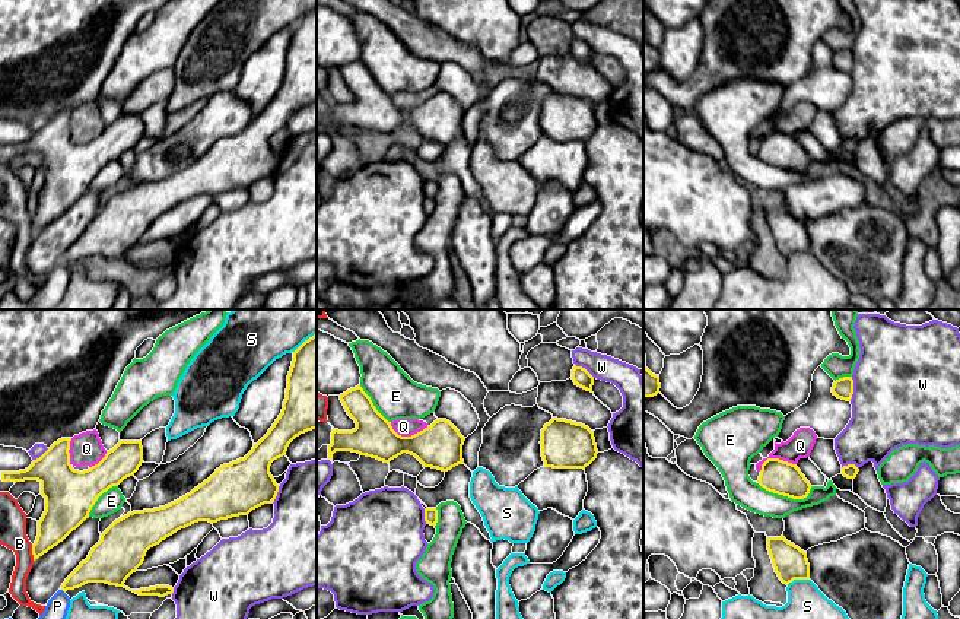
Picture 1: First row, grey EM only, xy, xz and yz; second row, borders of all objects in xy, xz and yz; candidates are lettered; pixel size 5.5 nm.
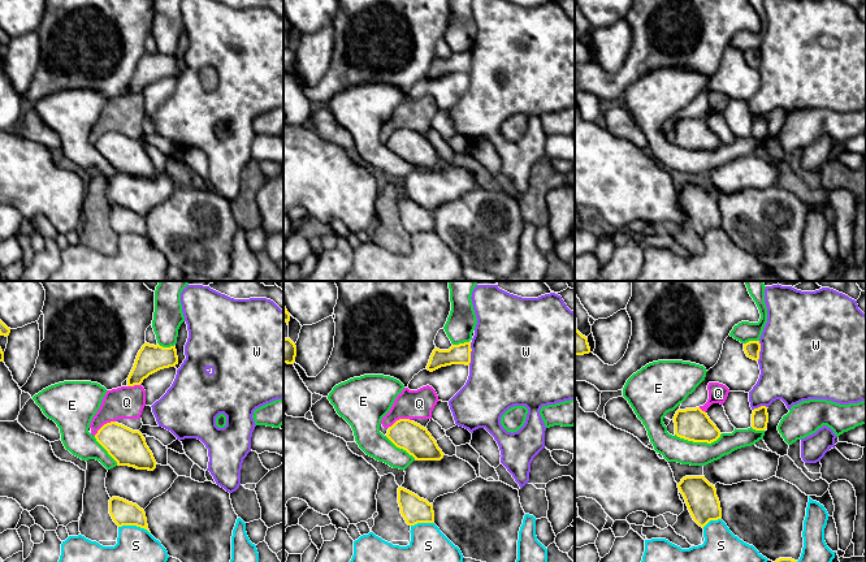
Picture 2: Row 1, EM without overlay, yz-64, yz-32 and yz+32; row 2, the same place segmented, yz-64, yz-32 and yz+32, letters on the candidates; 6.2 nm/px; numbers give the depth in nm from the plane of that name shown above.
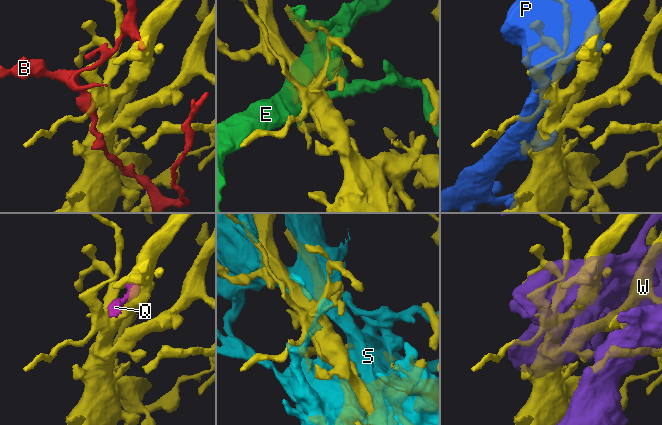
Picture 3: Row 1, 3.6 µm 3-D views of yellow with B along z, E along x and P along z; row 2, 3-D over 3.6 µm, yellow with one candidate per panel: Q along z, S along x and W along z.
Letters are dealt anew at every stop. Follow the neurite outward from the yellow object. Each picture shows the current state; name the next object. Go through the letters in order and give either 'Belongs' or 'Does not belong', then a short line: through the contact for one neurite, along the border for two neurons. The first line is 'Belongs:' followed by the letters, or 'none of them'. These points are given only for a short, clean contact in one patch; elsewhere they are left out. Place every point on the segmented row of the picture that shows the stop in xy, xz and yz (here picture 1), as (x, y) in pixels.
Belongs: Q
B: Does not belong
E: Does not belong
P: Does not belong
Q: Belongs
S: Does not belong
W: Does not belong

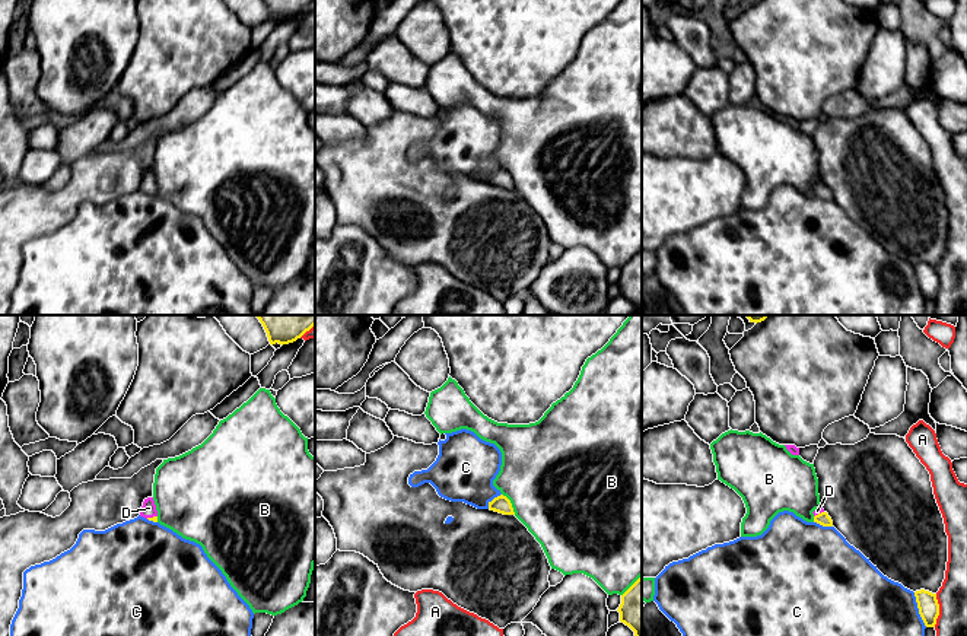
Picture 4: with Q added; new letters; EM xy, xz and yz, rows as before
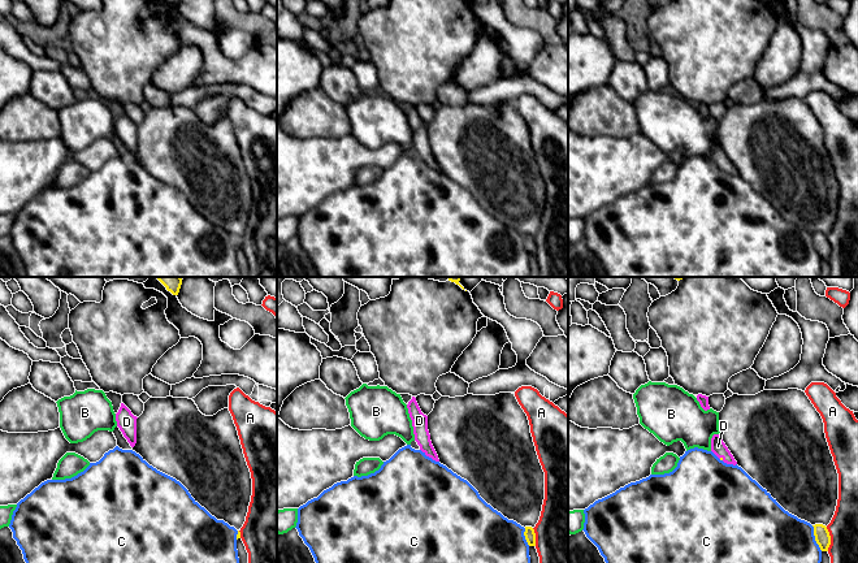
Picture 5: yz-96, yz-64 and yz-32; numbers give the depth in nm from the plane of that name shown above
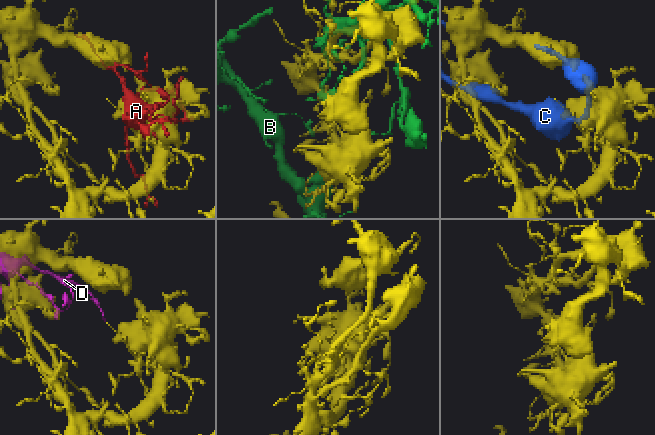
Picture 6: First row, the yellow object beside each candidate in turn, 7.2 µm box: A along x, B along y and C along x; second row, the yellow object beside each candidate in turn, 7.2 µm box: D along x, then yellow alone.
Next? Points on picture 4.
Belongs: none of them
A: Does not belong
B: Does not belong
C: Does not belong
D: Does not belong

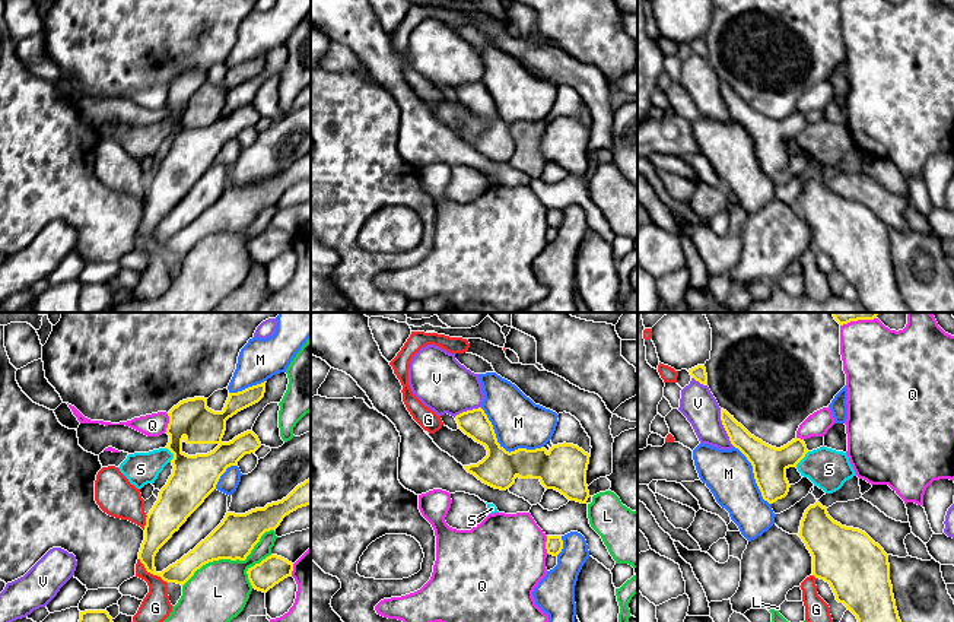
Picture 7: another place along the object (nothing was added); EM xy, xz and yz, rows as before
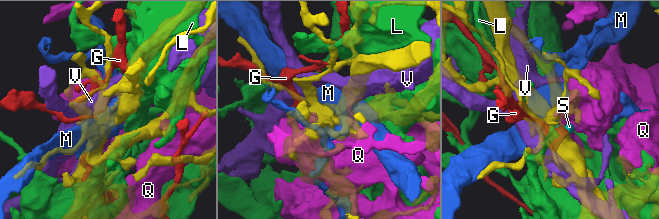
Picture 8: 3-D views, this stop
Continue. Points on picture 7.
Belongs: S
G: Does not belong
L: Does not belong
M: Does not belong
Q: Does not belong
S: Belongs
V: Does not belong

